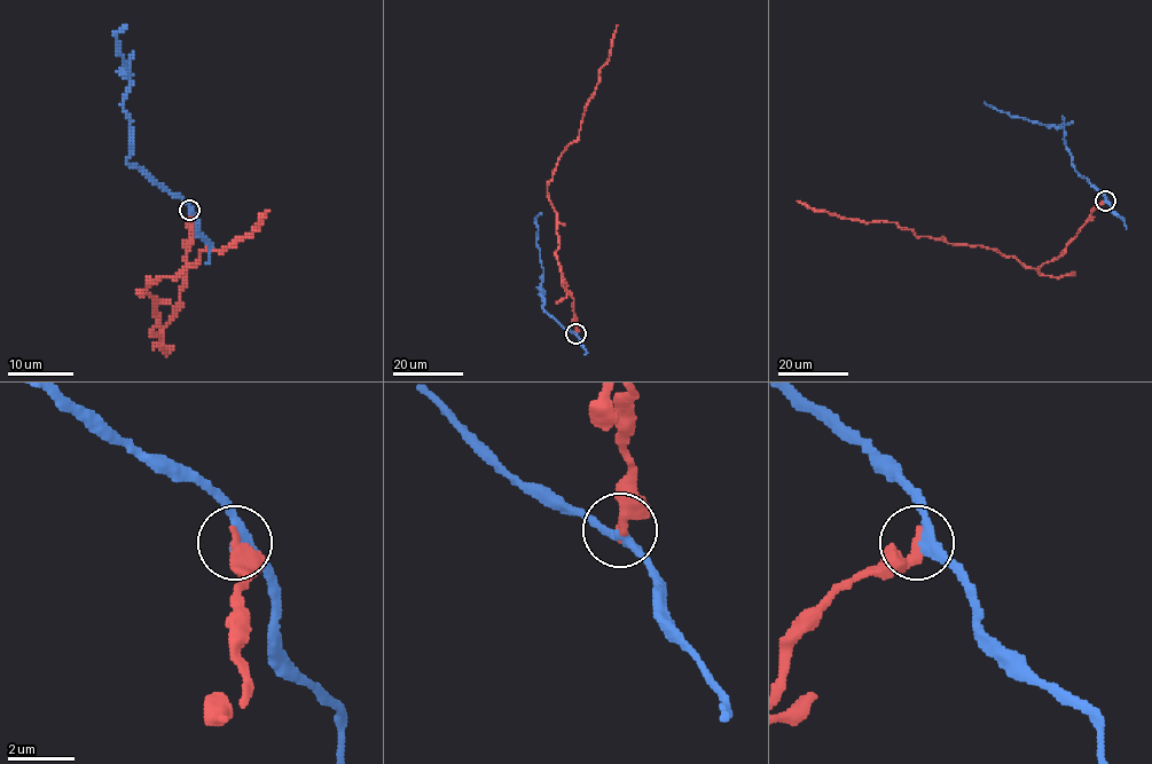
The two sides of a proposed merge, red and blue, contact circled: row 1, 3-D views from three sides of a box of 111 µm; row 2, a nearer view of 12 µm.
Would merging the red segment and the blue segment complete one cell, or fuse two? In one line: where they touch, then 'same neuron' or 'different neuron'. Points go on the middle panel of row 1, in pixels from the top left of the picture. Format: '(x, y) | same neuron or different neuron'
(576, 333) | different neuron

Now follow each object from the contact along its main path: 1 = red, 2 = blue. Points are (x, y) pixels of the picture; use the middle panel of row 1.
1: (574, 332), (573, 299), (555, 252), (556, 214), (547, 182), (564, 149), (578, 138), (617, 24)
2: (574, 333), (542, 308), (545, 300), (539, 293), (543, 293), (543, 269), (535, 219), (542, 212)

